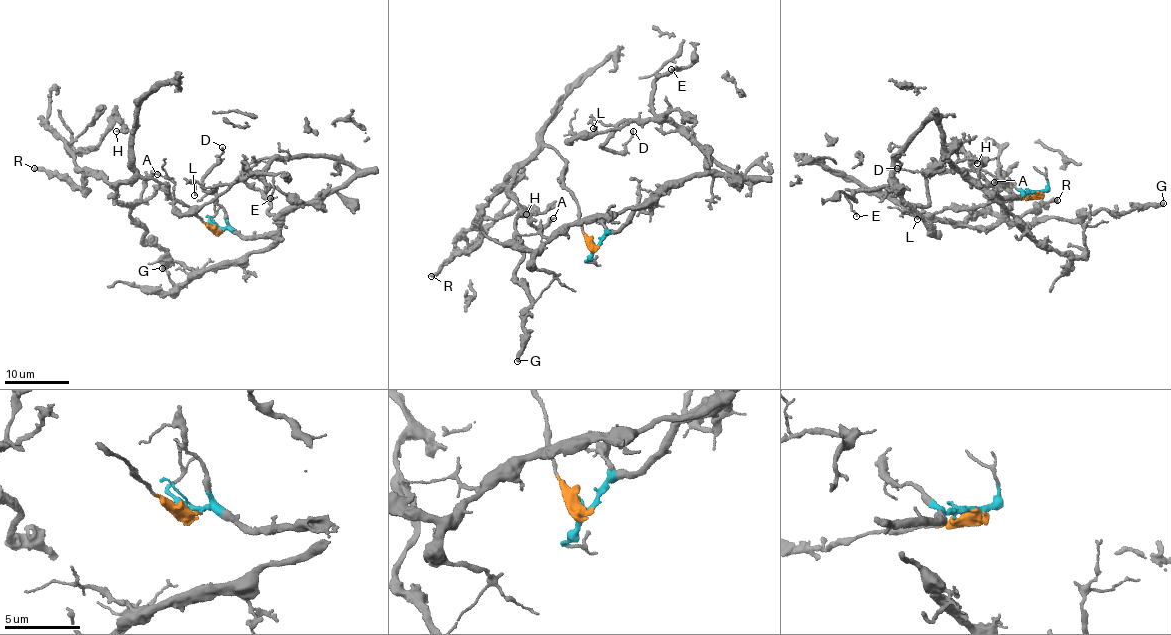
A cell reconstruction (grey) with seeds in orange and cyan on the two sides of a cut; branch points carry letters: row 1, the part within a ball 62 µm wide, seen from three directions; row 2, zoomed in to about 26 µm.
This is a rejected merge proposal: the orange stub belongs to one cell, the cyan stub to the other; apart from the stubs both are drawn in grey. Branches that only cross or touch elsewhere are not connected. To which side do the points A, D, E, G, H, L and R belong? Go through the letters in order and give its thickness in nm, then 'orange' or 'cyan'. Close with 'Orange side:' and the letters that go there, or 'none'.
A: calibre 200 nm; orange
D: calibre 150 nm; cyan
E: calibre 120 nm; cyan
G: calibre 360 nm; orange
H: calibre 240 nm; orange
L: calibre 110 nm; cyan
R: calibre 300 nm; orange
Orange side: A, G, H, R

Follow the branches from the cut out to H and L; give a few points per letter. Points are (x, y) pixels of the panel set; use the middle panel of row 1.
H: (595, 247), (563, 182), (565, 159), (553, 147), (513, 166), (479, 207), (485, 218), (526, 213)
L: (595, 248), (658, 193), (692, 177), (752, 181), (743, 181), (666, 121), (605, 125), (593, 119), (593, 129)

